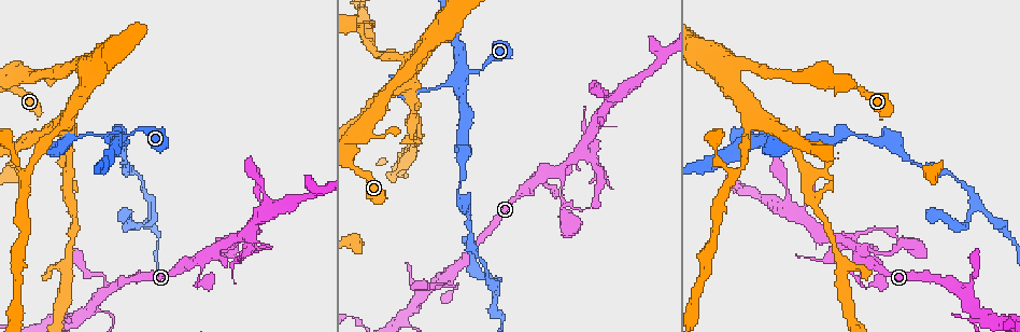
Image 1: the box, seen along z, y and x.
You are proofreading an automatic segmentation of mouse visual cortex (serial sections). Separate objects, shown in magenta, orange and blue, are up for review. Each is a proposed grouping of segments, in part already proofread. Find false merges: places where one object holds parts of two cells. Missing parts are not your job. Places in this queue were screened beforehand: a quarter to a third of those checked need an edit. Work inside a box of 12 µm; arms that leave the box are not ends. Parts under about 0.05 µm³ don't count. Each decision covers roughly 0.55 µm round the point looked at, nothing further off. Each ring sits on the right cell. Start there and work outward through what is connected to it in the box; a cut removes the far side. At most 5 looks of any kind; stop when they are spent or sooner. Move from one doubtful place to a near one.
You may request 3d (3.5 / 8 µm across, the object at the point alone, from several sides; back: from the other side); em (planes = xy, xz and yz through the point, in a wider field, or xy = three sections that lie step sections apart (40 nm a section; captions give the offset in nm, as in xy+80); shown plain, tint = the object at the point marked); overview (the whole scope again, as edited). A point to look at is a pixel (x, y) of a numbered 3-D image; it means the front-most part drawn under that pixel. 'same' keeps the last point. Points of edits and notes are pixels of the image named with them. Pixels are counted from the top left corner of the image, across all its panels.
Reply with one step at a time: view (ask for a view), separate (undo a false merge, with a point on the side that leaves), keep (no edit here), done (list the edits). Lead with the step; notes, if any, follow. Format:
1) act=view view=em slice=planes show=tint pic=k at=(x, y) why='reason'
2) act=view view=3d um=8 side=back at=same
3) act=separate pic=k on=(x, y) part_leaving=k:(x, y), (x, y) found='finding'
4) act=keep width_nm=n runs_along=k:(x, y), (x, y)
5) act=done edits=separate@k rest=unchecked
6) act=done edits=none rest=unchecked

act=view view=3d um=3.5 pic=1 at=(200, 273) why='thick turns thin'

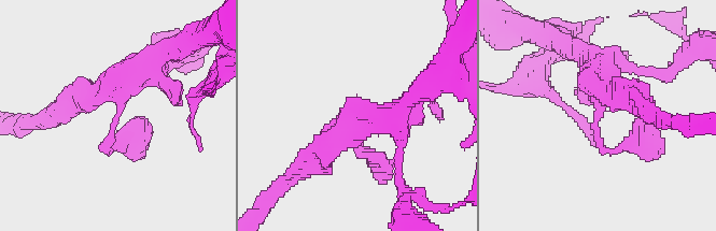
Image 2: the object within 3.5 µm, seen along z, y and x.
act=view view=em slice=planes show=tint pic=2 at=(116, 117) arms=3 arm_widths_nm=150,350,450 why='shape alone is not enough'

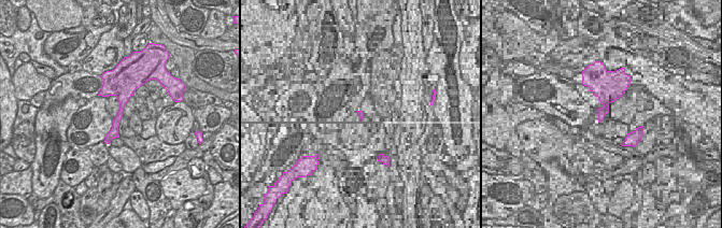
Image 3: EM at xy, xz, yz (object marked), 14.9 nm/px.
act=keep runs_along=3:(116, 80), (122, 110), (108, 139) found='one cell here'

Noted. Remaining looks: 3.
act=view view=3d um=8 pic=1 at=(900, 246) why='thick turns thin'

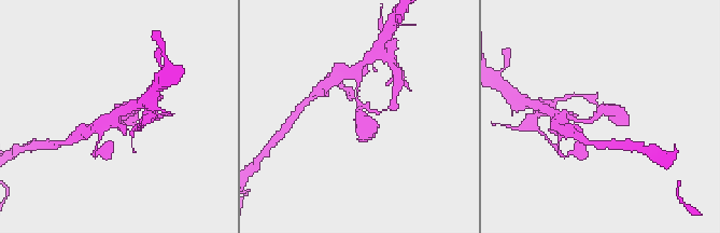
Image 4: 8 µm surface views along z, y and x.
act=view view=3d um=3.5 pic=4 at=(600, 111)

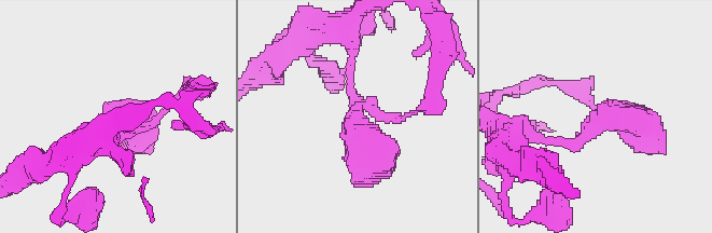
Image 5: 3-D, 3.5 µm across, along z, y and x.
act=view view=em slice=xy step=3 show=tint pic=5 at=(594, 121)

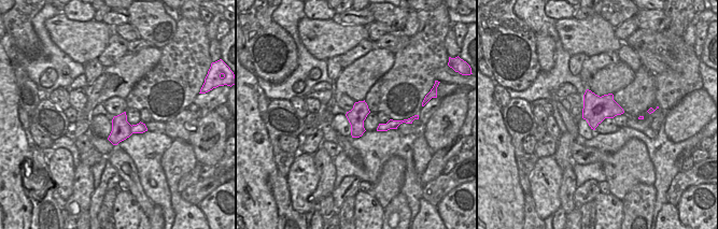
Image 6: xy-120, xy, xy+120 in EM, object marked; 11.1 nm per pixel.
act=separate pic=5 on=(438, 37) border=6:(130, 126), (131, 133) found='a second cell is stuck on'

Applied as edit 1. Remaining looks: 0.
act=done edits=separate@5 rest=unchecked

